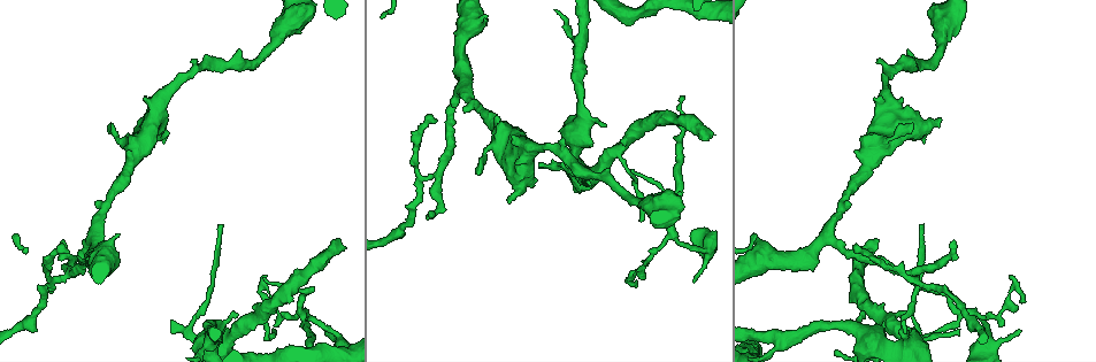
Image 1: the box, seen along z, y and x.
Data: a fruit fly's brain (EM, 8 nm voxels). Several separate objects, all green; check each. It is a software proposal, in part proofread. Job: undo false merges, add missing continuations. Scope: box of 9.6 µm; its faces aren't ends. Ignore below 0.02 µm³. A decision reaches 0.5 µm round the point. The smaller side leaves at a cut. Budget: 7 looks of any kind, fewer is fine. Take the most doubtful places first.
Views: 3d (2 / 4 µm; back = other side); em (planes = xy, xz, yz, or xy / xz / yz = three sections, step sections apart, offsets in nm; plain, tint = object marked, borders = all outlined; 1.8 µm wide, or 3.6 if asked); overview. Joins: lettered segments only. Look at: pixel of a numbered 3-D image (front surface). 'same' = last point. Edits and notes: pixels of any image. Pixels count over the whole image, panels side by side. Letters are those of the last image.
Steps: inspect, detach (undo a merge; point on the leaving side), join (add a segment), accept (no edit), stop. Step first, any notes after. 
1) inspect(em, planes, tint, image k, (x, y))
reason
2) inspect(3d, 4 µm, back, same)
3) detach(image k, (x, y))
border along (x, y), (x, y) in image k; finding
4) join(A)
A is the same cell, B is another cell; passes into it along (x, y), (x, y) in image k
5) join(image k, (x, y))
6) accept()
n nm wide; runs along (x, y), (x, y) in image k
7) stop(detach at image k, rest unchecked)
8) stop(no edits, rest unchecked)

inspect(em, planes, borders, image 1, (961, 316))
abrupt turn

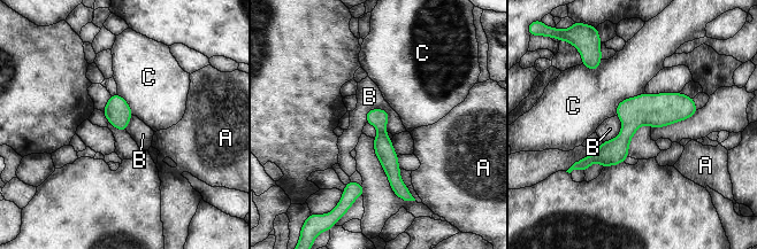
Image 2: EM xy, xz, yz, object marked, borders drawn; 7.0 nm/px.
accept()
C touches over 280 nm; A, B and C are other cells; one neuron here

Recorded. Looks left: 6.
inspect(em, xy, step 8, borders, image 1, (876, 240))
an open end

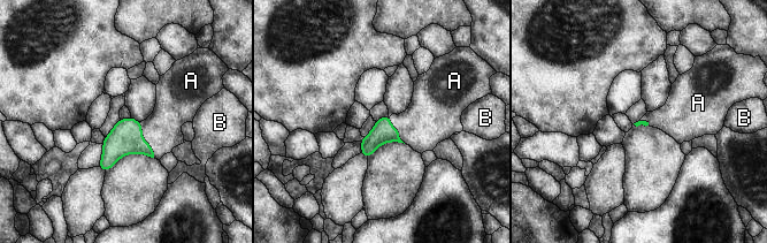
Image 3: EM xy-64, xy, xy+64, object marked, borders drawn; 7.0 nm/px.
inspect(em, planes, borders, same)
cut it another way

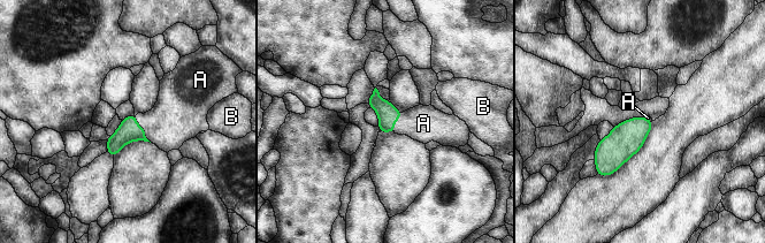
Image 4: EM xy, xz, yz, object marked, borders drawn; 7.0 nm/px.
join(A)
A is the same cell, B is another cell; it goes on there

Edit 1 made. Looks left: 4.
inspect(3d, 4 µm, image 1, (538, 165))
an open end

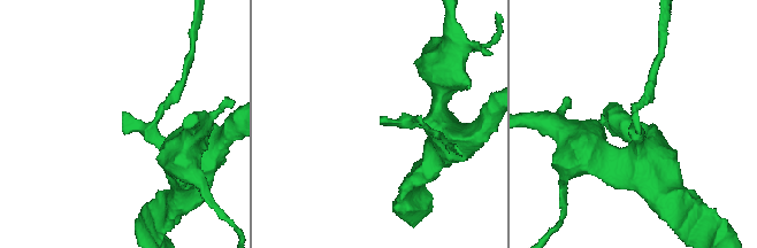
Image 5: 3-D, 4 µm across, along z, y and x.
inspect(em, planes, borders, image 5, (125, 115))

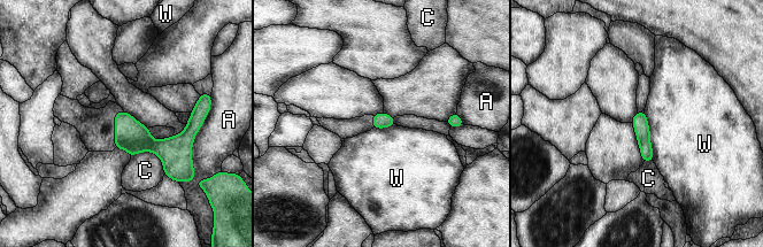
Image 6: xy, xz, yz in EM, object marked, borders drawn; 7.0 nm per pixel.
accept()
A, C and W are other cells; runs along (639, 114), (646, 154), (650, 159) in image 6; none of them fits

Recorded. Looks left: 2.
stop(join at image 4, rest unchecked)

